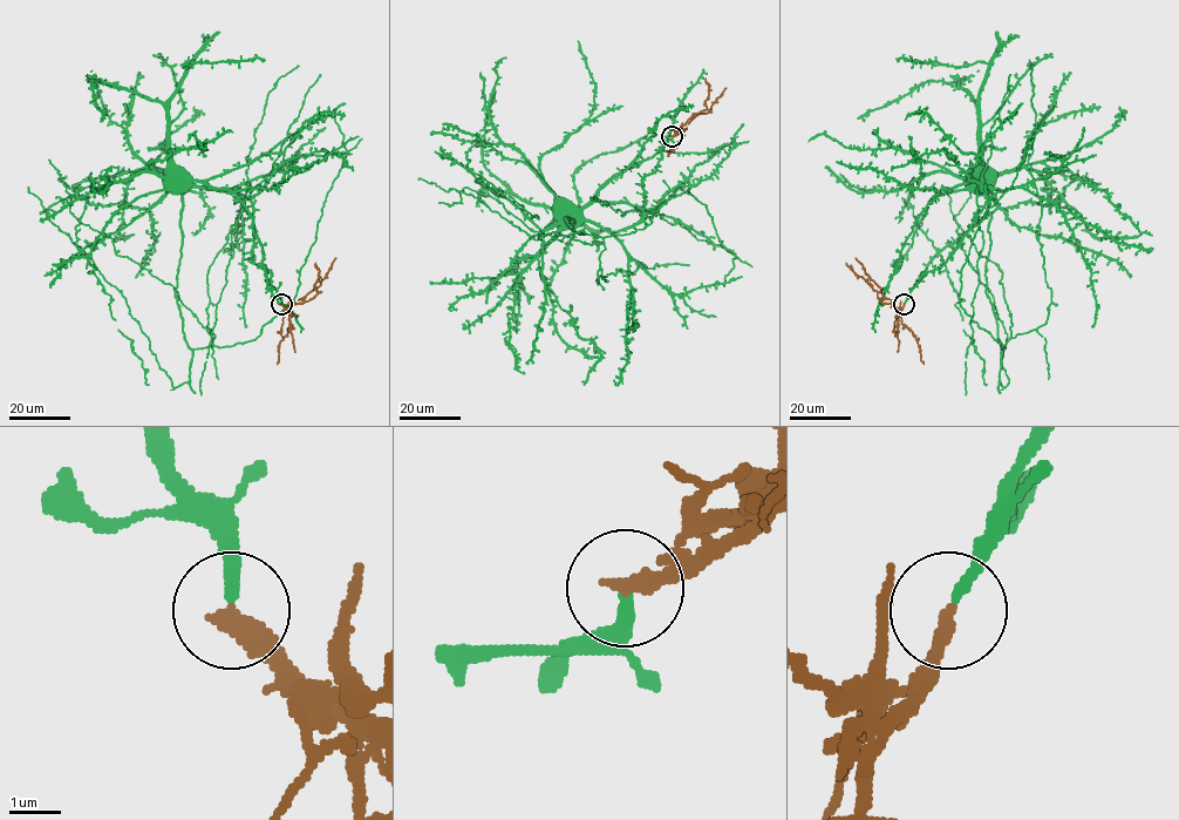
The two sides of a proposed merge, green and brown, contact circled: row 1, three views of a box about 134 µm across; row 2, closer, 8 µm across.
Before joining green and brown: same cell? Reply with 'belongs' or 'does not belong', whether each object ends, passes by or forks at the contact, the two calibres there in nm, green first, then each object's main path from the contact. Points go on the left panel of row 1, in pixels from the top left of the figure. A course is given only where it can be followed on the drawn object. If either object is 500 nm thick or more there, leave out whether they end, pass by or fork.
does not belong; green ends there; brown ends there; 220 nm thick on the green side, 360 nm on the other; green runs (281, 303), (272, 285), (272, 275), (252, 262), (252, 203), (227, 190), (196, 185), (181, 170), (168, 173); brown runs (281, 304), (290, 309), (301, 304), (317, 289), (335, 258)

